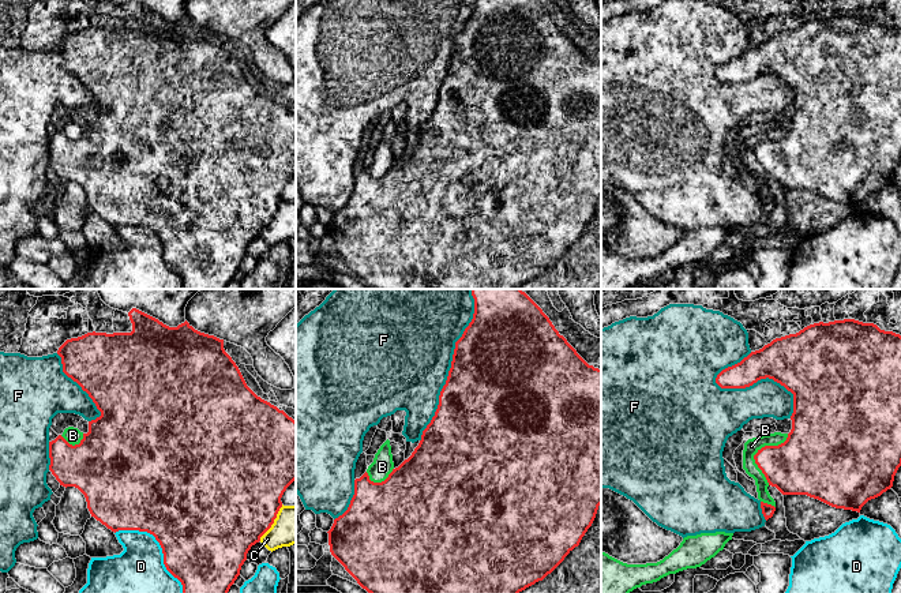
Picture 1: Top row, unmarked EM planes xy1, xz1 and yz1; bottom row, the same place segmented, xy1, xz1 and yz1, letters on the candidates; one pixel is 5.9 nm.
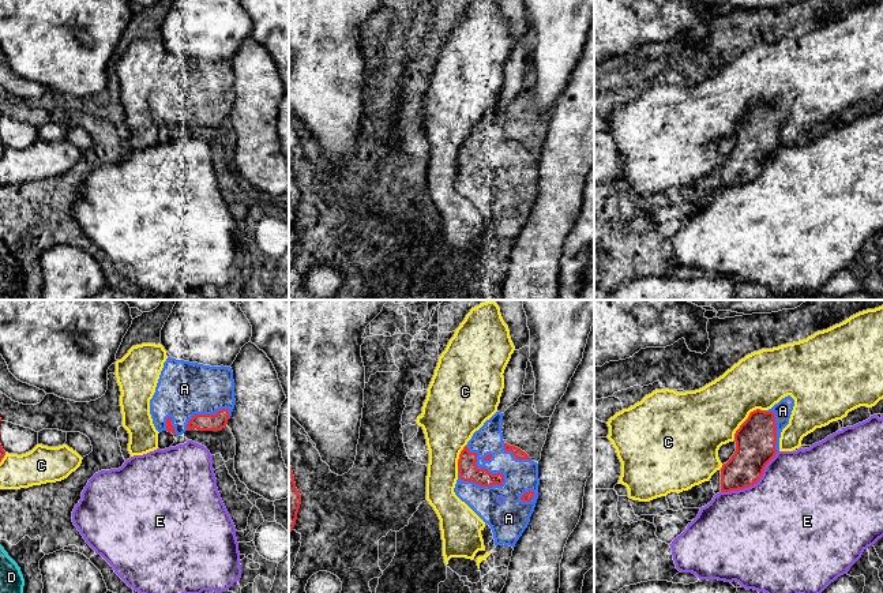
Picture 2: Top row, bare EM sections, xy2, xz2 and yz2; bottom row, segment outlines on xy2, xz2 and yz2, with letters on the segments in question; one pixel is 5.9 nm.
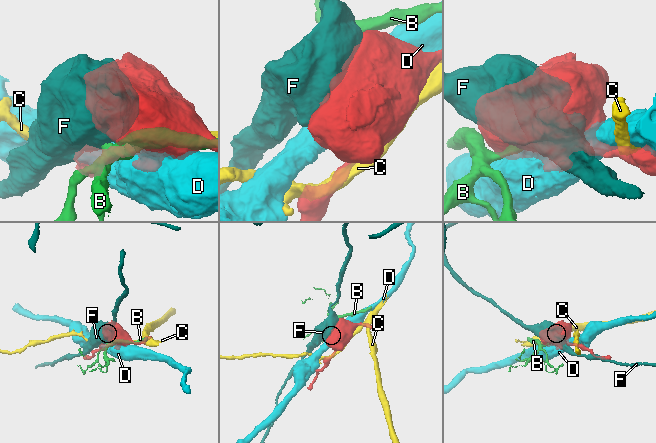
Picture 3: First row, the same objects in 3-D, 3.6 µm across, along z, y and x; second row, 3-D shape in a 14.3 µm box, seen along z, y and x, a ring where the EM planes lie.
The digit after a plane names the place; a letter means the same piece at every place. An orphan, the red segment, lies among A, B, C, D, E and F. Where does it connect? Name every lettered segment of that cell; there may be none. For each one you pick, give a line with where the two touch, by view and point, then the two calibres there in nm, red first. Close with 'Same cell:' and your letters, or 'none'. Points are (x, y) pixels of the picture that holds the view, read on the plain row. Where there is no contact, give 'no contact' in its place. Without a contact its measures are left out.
A: meets red in xz2 at (483, 162); 110 nm thick on the red side, 200 nm on the other
Same cell: A

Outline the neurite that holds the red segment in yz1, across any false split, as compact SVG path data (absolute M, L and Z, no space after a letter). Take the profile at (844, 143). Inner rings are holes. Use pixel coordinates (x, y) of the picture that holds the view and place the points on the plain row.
M855 14L834 15L829 18L814 18L796 29L773 34L762 44L751 46L740 57L722 64L716 78L721 83L746 83L761 74L773 74L793 89L793 108L791 110L792 124L784 138L765 140L754 150L755 158L765 169L769 180L776 181L782 189L807 189L831 202L860 207L861 202L871 194L881 191L893 181L894 170L901 161L901 30L881 25L874 18L863 18Z

